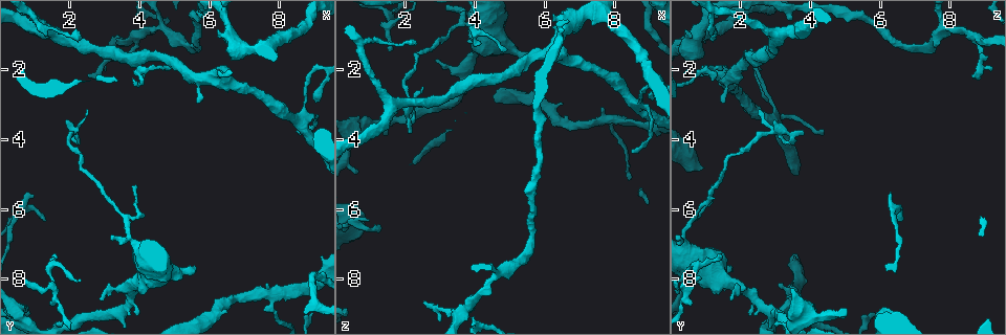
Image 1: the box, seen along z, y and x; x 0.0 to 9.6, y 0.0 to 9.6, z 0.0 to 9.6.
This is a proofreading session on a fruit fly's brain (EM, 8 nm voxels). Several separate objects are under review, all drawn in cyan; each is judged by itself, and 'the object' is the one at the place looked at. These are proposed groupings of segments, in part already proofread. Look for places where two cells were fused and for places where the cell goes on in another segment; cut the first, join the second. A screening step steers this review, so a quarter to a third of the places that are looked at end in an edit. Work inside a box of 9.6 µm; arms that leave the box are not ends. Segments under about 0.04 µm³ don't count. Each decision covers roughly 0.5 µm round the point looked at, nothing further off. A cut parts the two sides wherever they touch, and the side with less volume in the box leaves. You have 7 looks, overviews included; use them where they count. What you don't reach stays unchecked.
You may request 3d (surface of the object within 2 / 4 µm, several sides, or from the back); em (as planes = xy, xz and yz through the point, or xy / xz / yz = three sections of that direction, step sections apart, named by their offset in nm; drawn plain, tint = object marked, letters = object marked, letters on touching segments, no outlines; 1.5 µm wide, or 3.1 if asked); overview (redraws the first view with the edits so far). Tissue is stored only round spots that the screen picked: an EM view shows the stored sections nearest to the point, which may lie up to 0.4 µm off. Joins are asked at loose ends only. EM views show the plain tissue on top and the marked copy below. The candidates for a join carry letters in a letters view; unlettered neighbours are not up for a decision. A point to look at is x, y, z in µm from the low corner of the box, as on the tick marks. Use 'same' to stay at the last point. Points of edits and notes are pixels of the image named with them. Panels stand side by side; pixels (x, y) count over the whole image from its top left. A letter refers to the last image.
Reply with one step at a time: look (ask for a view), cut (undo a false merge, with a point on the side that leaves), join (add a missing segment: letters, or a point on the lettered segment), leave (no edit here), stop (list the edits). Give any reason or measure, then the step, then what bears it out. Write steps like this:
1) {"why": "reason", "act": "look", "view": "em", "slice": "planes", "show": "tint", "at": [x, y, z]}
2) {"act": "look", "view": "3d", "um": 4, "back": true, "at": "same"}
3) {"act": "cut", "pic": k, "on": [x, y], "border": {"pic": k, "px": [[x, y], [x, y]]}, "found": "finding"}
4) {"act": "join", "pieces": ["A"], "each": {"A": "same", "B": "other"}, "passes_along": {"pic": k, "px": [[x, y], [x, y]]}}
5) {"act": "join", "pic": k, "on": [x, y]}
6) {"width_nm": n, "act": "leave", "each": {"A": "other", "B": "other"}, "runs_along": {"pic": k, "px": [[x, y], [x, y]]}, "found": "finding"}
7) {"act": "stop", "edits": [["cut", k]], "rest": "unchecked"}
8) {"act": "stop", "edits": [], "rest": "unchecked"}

{"why": "free end", "act": "look", "view": "3d", "um": 4, "at": [0.65, 9.15, 5.00]}

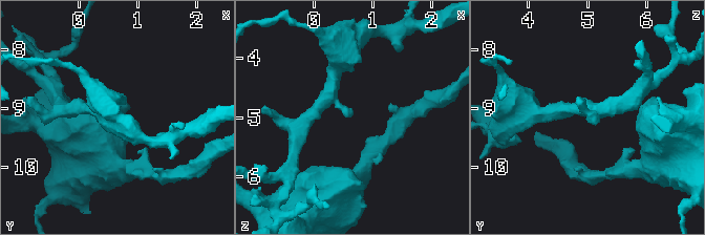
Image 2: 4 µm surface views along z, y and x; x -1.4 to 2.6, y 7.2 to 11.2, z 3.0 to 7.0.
{"arm_widths_nm": [220, 240], "act": "look", "view": "em", "slice": "planes", "show": "letters", "at": "same"}

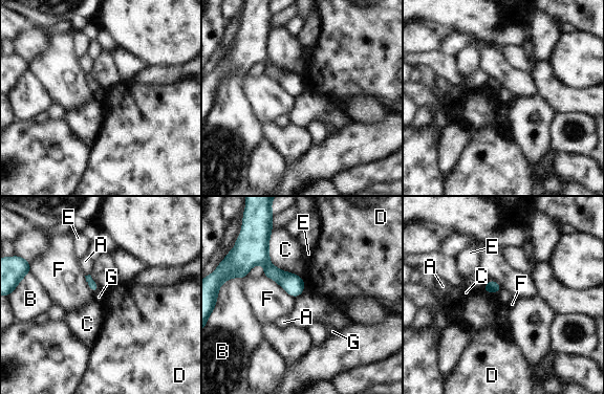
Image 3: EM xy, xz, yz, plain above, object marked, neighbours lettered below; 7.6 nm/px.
{"longest_contact_nm": ["C", 360], "act": "leave", "each": {"A": "other", "B": "other", "C": "other", "D": "other", "E": "other", "F": "other", "G": "other"}, "runs_along": {"pic": 3, "px": [[250, 264], [263, 261], [301, 288]]}, "found": "no lettered segment goes on from it"}

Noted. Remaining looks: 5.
{"why": "free end", "act": "look", "view": "3d", "um": 4, "at": [2.85, 8.55, 1.75]}

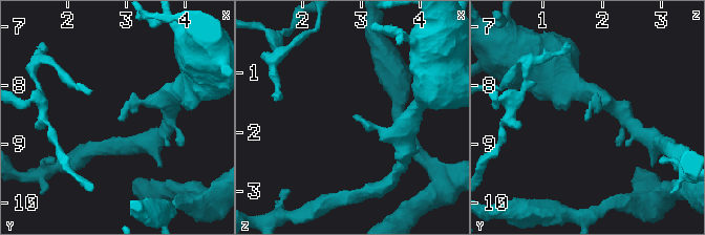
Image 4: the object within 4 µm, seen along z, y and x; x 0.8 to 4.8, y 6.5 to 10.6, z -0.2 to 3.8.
{"why": "now the EM", "act": "look", "view": "em", "slice": "planes", "show": "letters", "at": [2.85, 8.55, 1.65]}

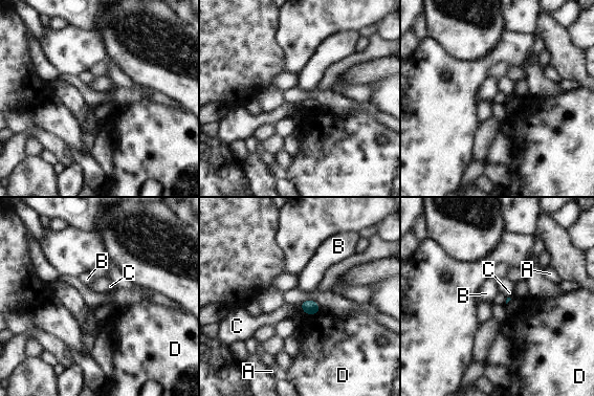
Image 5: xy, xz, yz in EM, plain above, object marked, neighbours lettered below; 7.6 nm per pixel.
{"longest_contact_nm": ["D", 100], "act": "leave", "each": {"A": "other", "B": "other", "C": "other", "D": "other"}, "border": {"pic": 5, "px": [[300, 304], [302, 308]]}, "found": "none of them fits"}

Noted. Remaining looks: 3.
{"why": "thin end", "act": "look", "view": "em", "slice": "xz", "step": 4, "show": "letters", "at": [8.50, 3.75, 4.30]}

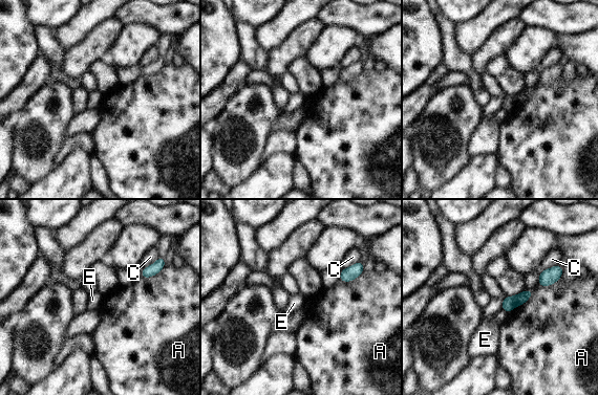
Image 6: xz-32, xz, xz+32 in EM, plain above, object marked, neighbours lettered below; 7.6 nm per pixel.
{"act": "leave", "each": {"A": "other", "C": "other", "E": "other"}, "border": {"pic": 6, "px": [[503, 300], [500, 308]]}, "found": "no lettered segment goes on from it"}

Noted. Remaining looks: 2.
{"act": "stop", "edits": [], "rest": "unchecked"}

